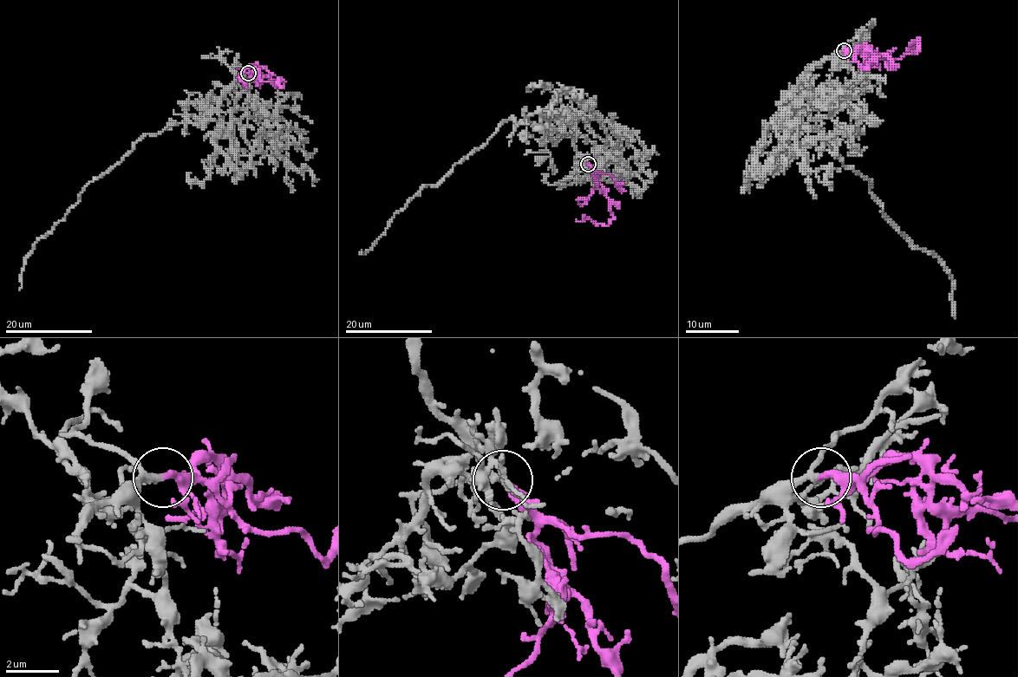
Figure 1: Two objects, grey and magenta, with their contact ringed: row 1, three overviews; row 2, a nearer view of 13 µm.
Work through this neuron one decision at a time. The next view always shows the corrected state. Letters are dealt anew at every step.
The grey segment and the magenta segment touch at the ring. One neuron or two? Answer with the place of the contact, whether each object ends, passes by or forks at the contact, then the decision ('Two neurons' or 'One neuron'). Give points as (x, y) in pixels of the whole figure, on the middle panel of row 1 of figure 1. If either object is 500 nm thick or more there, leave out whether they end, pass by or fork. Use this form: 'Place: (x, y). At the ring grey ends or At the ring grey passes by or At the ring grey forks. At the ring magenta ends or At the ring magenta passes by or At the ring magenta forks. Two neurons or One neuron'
Place: (588, 164). At the ring grey passes by. At the ring magenta ends. One neuron

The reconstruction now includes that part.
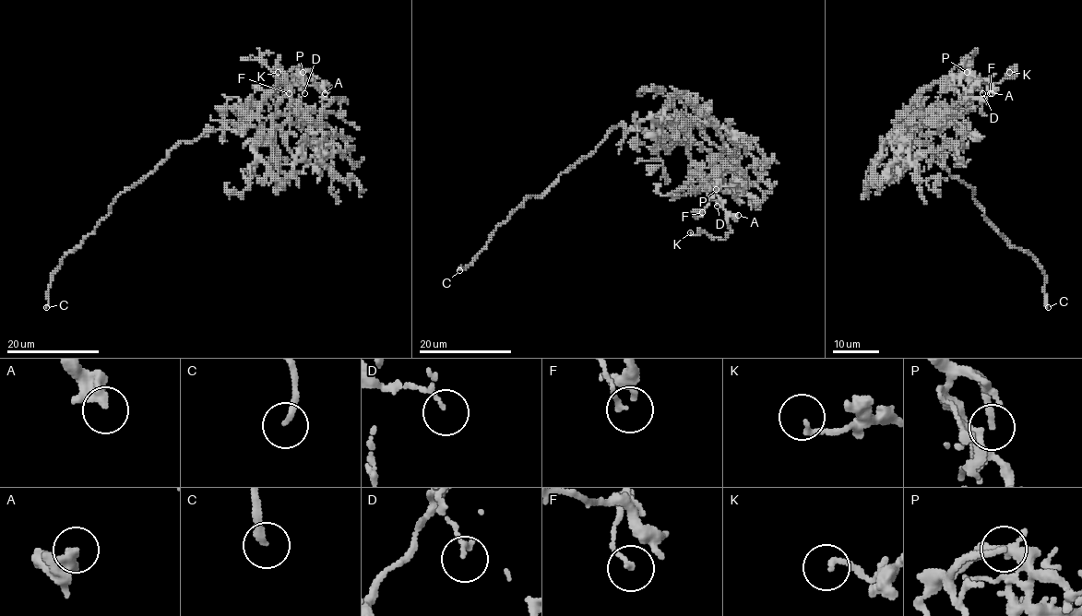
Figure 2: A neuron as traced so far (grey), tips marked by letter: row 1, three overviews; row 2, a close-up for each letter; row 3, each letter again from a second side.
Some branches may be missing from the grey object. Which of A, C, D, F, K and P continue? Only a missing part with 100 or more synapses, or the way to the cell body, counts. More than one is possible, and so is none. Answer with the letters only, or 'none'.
C

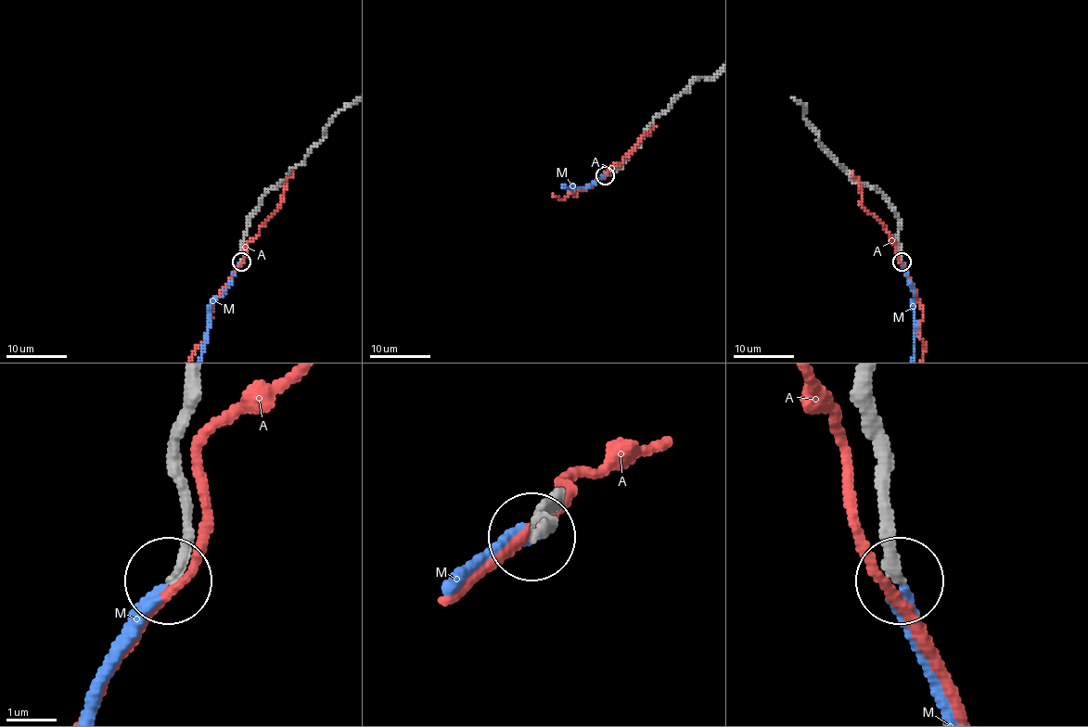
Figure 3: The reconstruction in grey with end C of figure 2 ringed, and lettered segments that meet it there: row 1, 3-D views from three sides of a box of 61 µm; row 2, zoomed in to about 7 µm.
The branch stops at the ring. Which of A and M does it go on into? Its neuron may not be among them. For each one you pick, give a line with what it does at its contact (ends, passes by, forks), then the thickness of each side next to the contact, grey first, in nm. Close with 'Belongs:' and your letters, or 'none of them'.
M: it ends | 200/220 nm
Belongs: M

